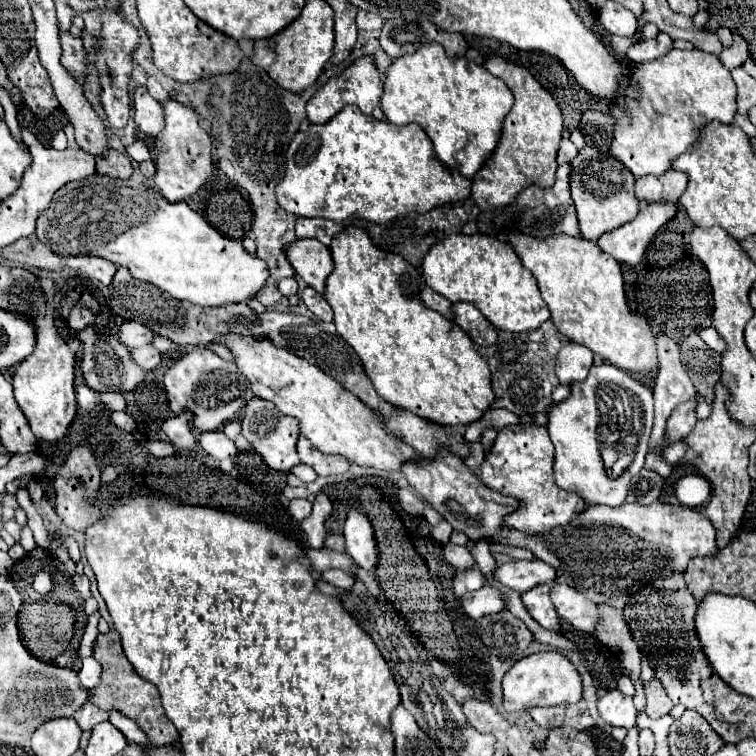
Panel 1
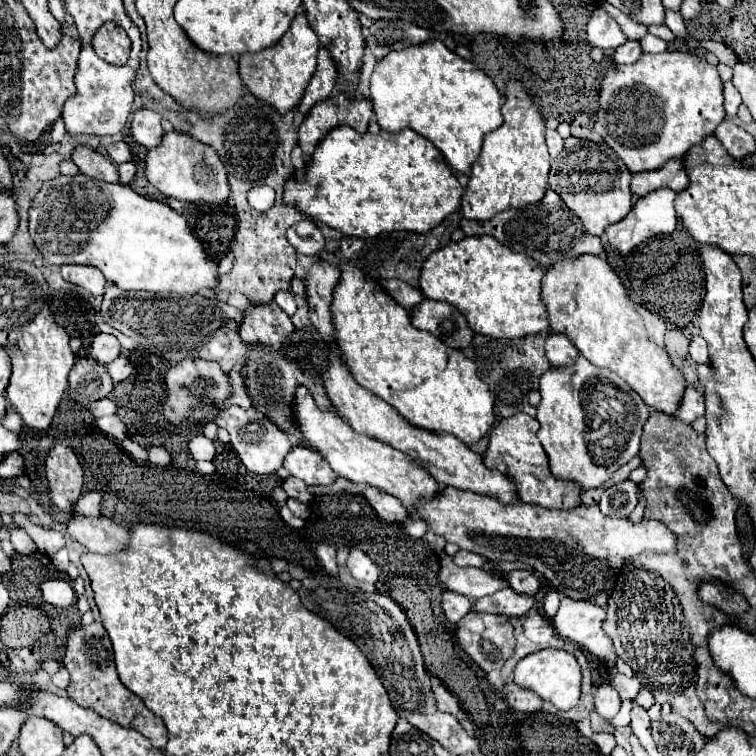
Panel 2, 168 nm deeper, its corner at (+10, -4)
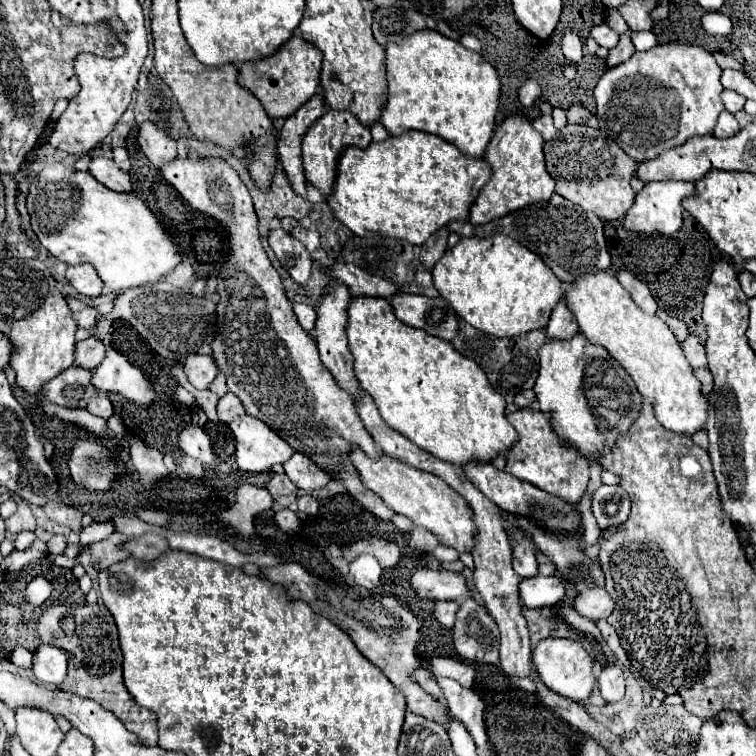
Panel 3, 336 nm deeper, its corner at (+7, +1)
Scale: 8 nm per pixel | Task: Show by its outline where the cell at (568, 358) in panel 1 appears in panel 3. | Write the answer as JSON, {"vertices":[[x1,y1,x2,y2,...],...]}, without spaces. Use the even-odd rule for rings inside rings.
{"vertices":[[562,297,562,299,558,301,558,305,554,307,546,331,548,331,548,337,552,337,552,339,568,339,568,337,576,335,578,323,576,323,572,311,568,309,564,297]]}

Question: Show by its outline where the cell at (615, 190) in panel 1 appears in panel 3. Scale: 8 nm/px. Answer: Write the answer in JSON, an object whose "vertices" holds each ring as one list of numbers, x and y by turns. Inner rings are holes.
{"vertices":[[566,125,552,141,546,141,544,157,546,171,556,181,556,193,580,205,584,211,592,211,606,221,616,221,632,207,634,191,630,179,636,173,638,163,600,129,588,125]]}

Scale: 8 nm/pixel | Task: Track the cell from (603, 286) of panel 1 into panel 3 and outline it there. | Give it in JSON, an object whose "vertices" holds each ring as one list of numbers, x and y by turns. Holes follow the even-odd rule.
{"vertices":[[590,273,588,277,580,277,580,281,572,283,564,295,580,331,588,341,612,351,612,357,616,357,636,383,638,393,652,401,654,415,662,427,686,437,706,429,710,407,708,397,704,397,700,381,684,357,680,343,660,317,652,315,650,319,610,273]]}

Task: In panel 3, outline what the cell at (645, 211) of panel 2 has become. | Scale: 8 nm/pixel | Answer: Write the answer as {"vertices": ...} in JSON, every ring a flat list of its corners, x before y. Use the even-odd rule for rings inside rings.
{"vertices":[[664,181,664,183,646,183,640,193,636,193,632,207,624,217,624,227,636,233,664,233,674,235,682,227,682,199,696,193,694,183,686,181]]}

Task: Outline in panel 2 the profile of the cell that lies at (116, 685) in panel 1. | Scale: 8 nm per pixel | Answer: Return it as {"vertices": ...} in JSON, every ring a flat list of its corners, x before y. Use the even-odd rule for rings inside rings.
{"vertices":[[93,622,89,626,79,626,77,630,73,630,69,634,63,664,71,674,71,686,67,688,71,700,75,700,79,706,83,706,87,710,93,710,93,712,101,714,103,718,109,718,109,720,117,722,123,728,131,728,131,730,141,732,157,748,163,748,167,744,167,728,165,728,163,720,159,716,155,716,141,702,139,696,135,696,133,692,129,692,121,684,121,680,115,672,111,640,109,640,101,622]]}

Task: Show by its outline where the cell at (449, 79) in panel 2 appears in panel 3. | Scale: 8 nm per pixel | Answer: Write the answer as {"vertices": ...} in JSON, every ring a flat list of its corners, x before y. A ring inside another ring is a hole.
{"vertices":[[416,31,402,43,386,47,388,105,382,125,390,135,416,129,440,135,472,157,482,157,494,131,500,81,496,69,474,53,438,31]]}

